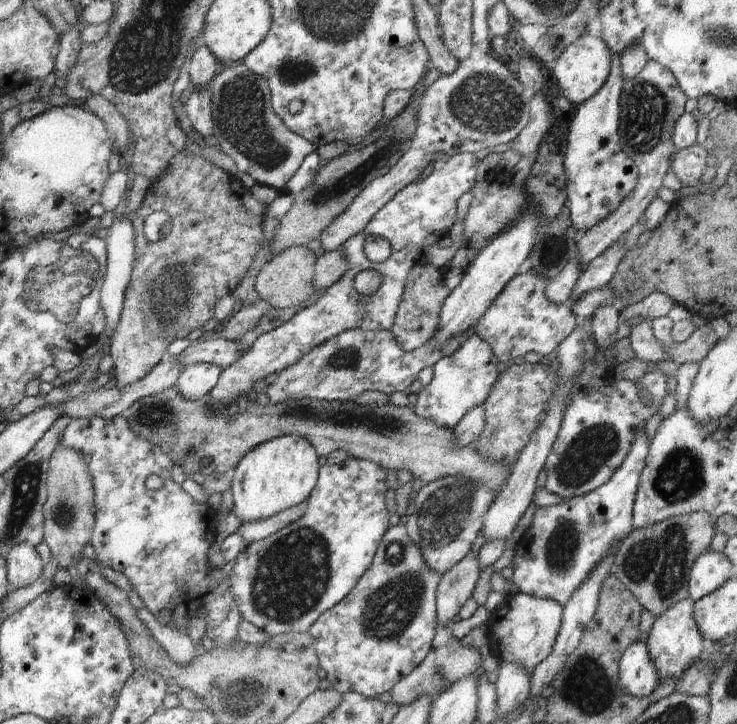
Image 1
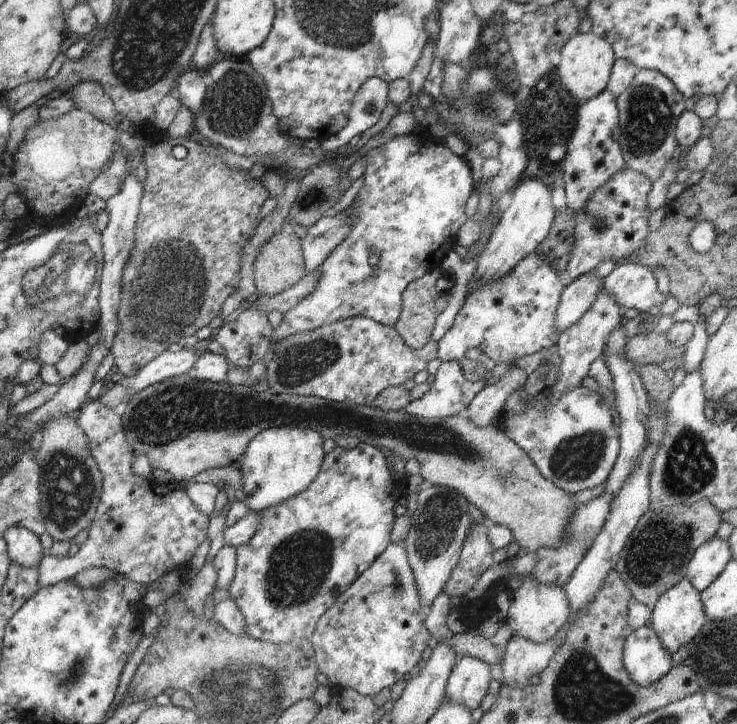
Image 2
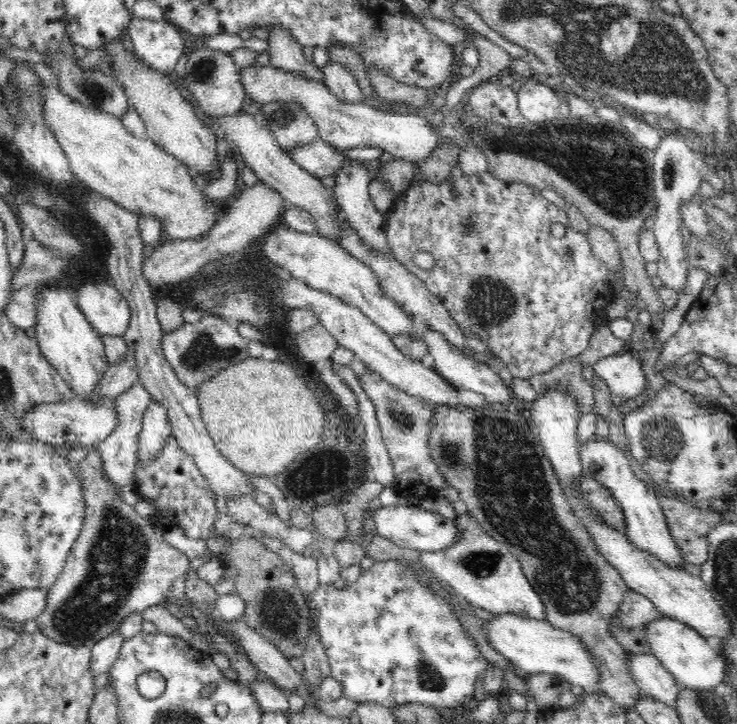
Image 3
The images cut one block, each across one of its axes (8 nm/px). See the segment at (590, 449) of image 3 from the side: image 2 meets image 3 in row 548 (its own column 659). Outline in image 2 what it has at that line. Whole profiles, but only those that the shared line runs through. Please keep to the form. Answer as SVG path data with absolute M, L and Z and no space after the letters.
M644 625L628 635L622 661L633 682L647 687L670 672L673 667L671 656L652 626Z

